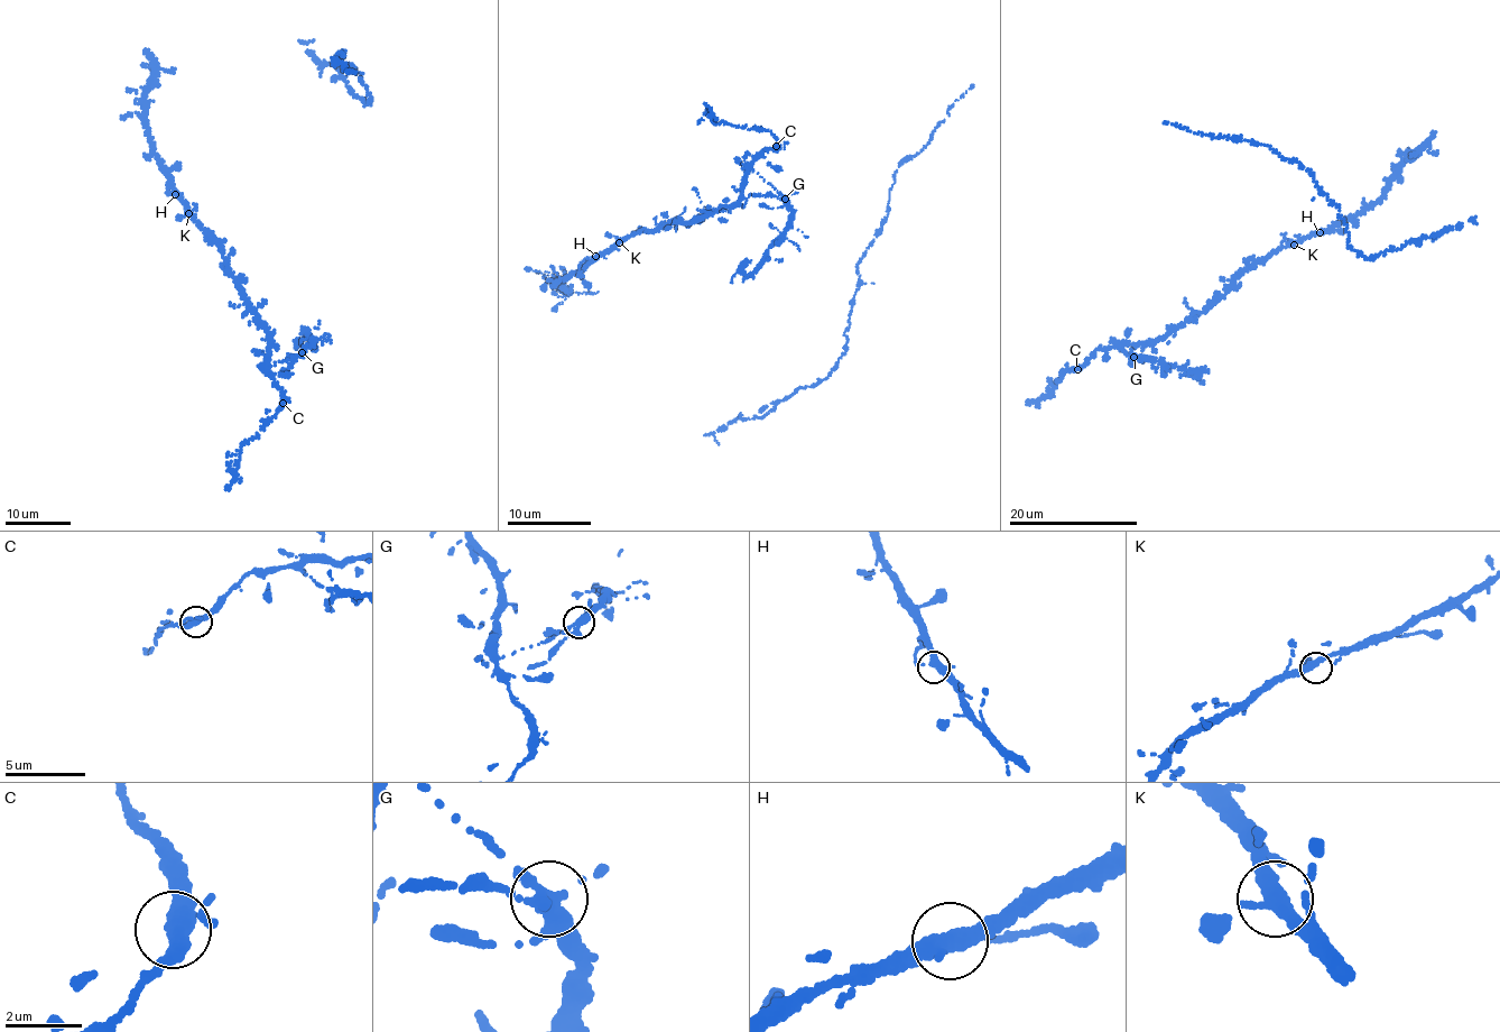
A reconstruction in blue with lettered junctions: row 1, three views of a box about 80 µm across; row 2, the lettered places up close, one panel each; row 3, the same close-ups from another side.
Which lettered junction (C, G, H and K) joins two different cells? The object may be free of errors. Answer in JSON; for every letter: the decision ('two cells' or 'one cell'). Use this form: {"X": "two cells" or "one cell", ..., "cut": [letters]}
{"C": "one cell", "G": "two cells", "H": "one cell", "K": "one cell", "cut": ["G"]}

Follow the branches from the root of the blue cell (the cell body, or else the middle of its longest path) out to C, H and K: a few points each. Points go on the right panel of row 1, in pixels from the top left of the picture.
C: (1415, 154), (1400, 166), (1378, 201), (1243, 269), (1205, 311), (1156, 342), (1100, 349), (1077, 369)
H: (1415, 154), (1400, 166), (1397, 177), (1378, 201), (1320, 232)
K: (1415, 154), (1400, 166), (1397, 177), (1378, 201), (1294, 245)

